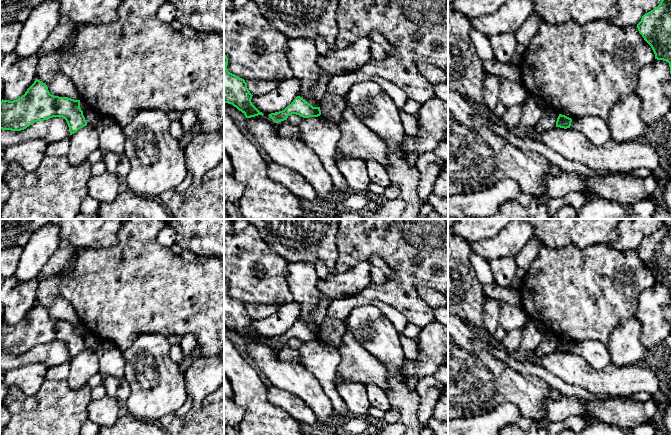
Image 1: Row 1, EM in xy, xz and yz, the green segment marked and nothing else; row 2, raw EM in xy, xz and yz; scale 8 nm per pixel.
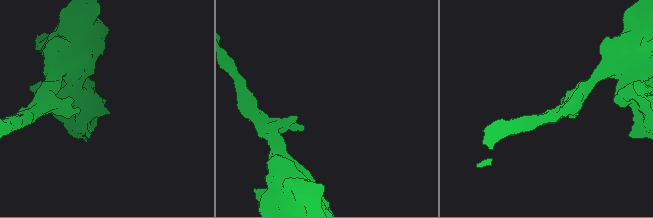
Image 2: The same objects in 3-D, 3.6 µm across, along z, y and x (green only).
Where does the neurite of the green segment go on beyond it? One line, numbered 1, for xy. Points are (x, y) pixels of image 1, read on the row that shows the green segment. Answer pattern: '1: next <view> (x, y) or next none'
1: next none

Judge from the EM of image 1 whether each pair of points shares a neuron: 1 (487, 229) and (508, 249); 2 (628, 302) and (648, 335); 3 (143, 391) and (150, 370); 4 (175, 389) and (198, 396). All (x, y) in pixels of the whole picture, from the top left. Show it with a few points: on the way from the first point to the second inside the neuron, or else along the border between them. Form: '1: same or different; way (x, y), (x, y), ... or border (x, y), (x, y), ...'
1: different; border (503, 229), (491, 237), (479, 239), (472, 244)
2: different; border (643, 291), (638, 298), (638, 307), (634, 316)
3: same; way (148, 386), (150, 384), (150, 375)
4: different; border (183, 372), (186, 392), (188, 394)

